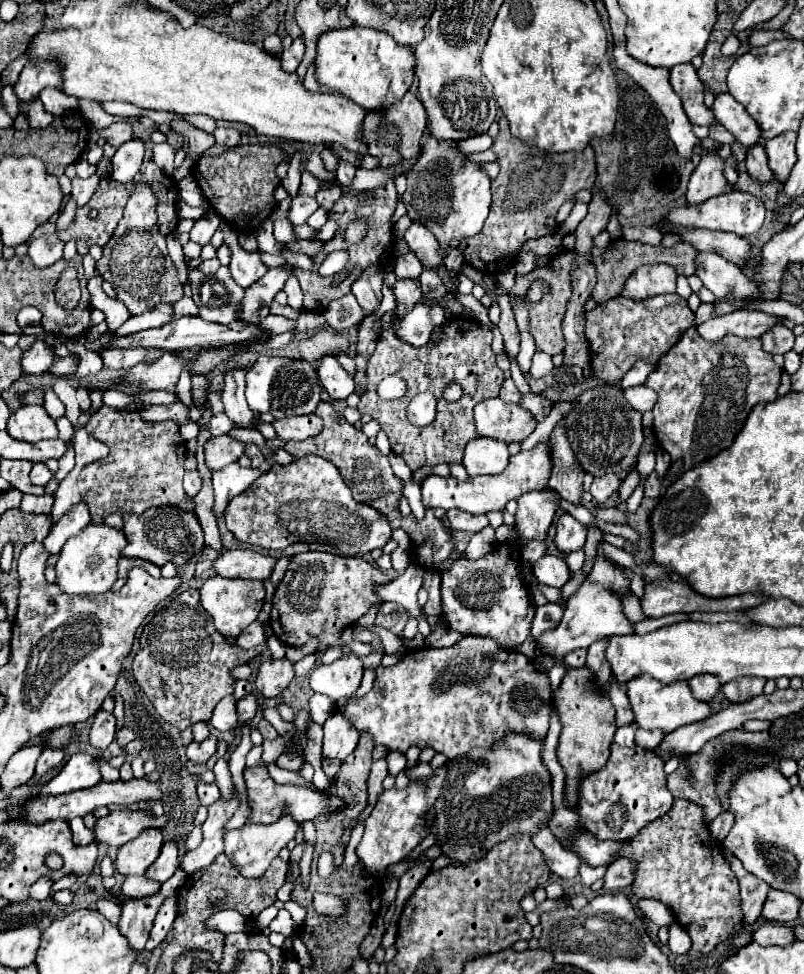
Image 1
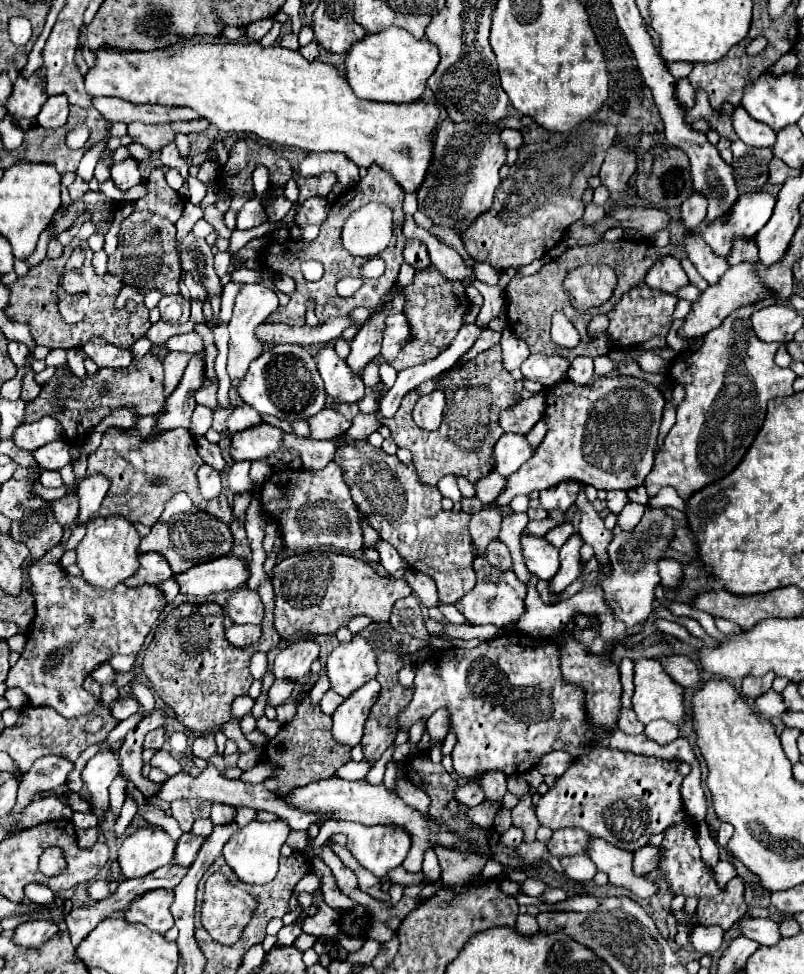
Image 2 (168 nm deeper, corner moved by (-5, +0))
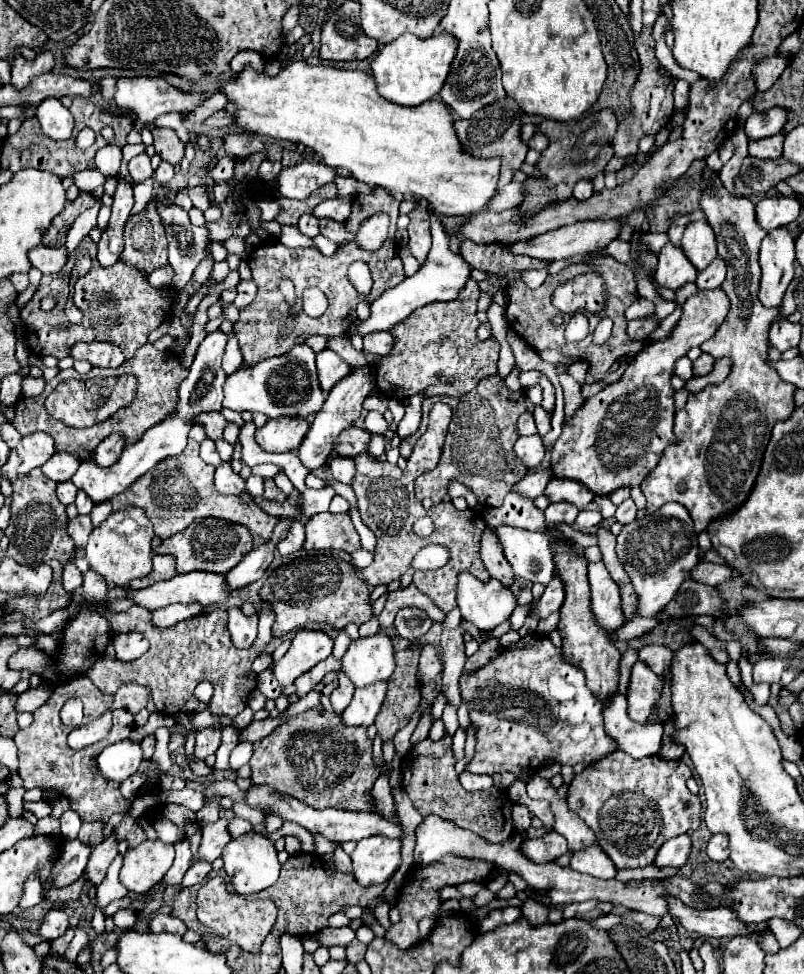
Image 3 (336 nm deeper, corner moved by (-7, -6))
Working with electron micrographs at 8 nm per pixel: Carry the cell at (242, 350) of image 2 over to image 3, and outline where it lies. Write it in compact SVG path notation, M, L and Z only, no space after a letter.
M250 279L250 281L240 281L238 287L236 287L236 291L238 291L238 295L236 295L236 299L234 299L234 305L236 305L238 309L244 309L244 307L248 307L248 305L254 301L258 287L256 287L256 283Z

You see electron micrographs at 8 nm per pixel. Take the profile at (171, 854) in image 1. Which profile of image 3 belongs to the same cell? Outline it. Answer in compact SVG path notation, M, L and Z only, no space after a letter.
M220 817L216 823L204 825L204 833L202 833L202 843L200 843L200 861L214 861L222 855L224 845L232 839L230 831L228 831L228 819Z

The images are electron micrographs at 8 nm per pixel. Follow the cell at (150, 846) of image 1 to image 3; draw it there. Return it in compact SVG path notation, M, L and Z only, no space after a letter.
M144 841L124 855L120 883L136 895L154 887L172 867L174 847L162 841Z

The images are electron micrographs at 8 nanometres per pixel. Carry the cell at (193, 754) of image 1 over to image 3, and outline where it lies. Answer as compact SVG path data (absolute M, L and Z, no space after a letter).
M214 727L200 729L196 735L196 757L206 759L208 755L214 755L220 747L220 731Z

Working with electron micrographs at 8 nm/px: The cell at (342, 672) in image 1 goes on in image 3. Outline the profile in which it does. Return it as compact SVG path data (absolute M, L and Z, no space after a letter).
M378 631L372 637L358 637L342 657L342 671L350 677L354 687L386 681L394 673L394 667L392 639L384 631Z

